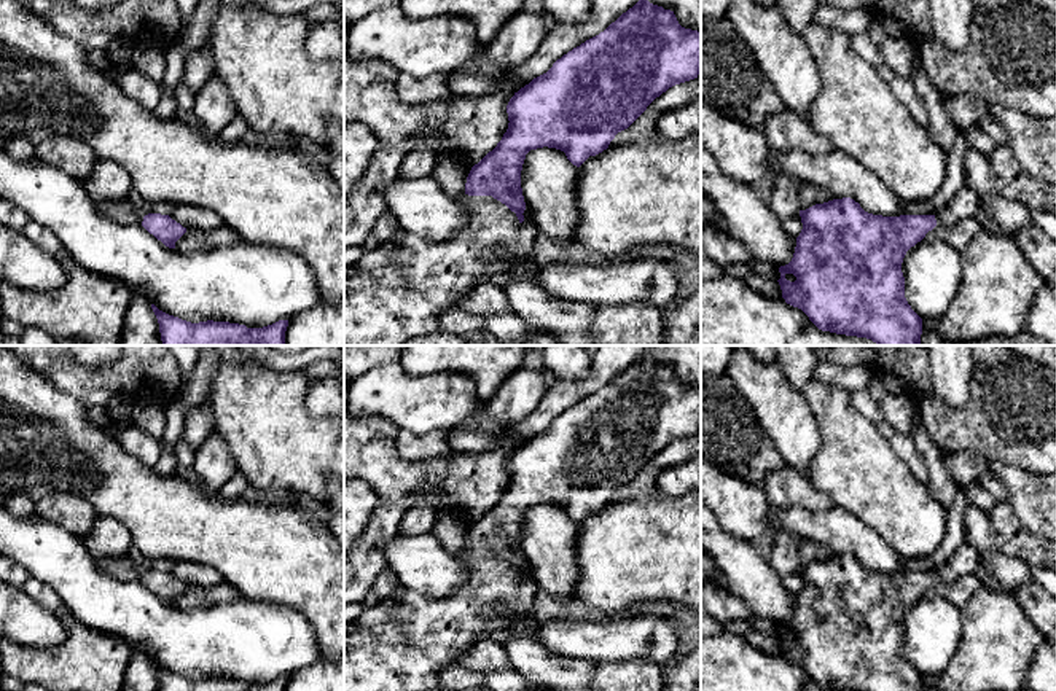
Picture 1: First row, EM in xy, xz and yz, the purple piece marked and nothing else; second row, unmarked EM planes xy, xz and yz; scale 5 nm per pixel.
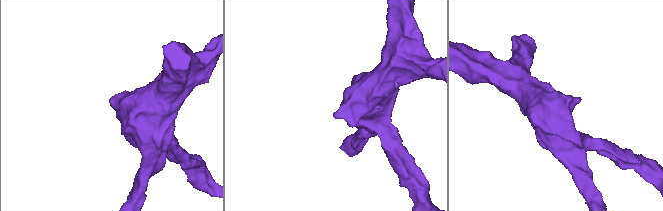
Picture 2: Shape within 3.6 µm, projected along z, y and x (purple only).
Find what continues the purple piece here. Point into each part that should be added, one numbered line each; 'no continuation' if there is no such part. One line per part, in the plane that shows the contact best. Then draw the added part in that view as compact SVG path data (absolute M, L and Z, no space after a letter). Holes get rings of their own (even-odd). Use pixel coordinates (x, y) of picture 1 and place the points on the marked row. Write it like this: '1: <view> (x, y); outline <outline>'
1: xz (394, 293); outline M463 194L468 223L448 242L427 242L403 232L400 245L379 244L358 263L344 267L344 346L401 346L438 331L438 317L459 306L467 290L522 266L534 256L537 228L519 221L516 213L492 196ZM483 252L500 252L502 258L481 261Z

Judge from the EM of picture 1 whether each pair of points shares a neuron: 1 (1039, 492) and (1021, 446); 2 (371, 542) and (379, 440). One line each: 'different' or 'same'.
1: different
2: different

